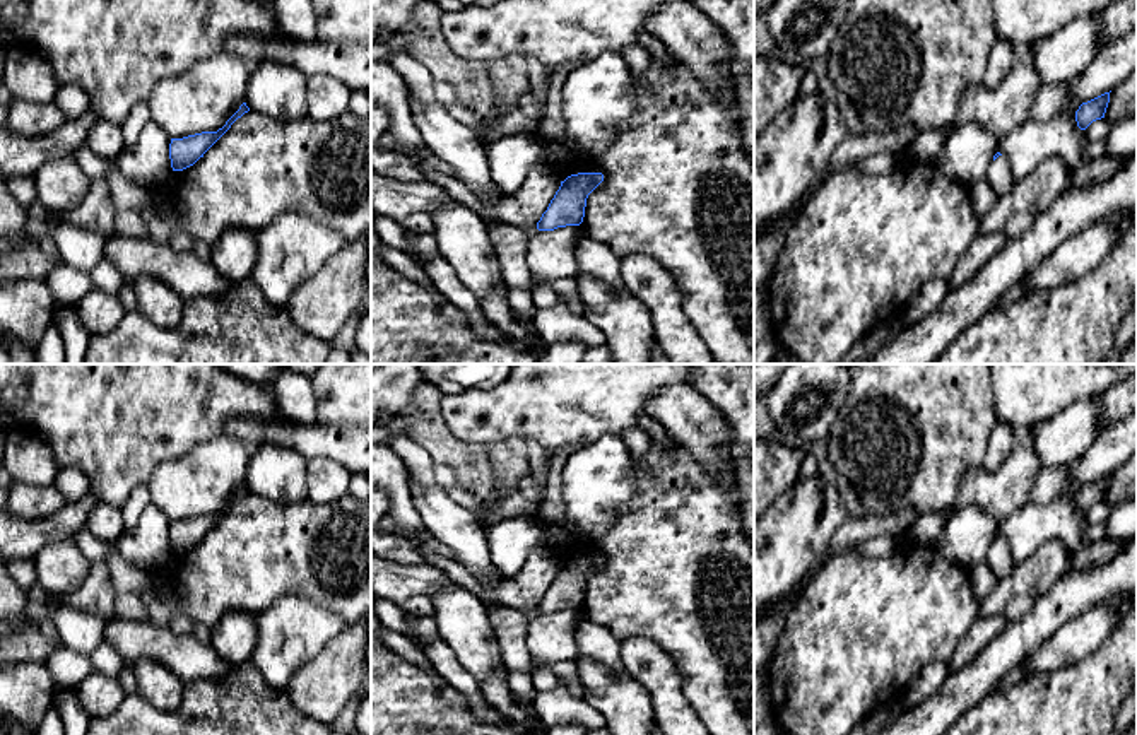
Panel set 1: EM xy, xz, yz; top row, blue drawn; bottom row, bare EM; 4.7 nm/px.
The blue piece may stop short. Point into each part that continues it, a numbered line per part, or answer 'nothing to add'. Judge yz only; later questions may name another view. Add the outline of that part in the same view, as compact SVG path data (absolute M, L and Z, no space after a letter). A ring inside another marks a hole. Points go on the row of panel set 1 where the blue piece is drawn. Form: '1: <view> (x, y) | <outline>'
1: yz (999, 175) | M999 156L990 162L987 168L987 181L999 197L1009 195L1014 190L1017 183L1005 156Z

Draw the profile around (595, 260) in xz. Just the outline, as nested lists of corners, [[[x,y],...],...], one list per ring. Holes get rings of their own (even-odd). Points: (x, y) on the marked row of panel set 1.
[[[576,226],[580,234],[576,241],[576,277],[590,277],[604,285],[622,292],[626,289],[621,277],[621,258],[604,243],[592,239],[583,226]]]

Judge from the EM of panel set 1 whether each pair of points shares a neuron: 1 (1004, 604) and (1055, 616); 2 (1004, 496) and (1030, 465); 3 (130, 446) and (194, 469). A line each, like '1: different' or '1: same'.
1: different
2: same
3: different

